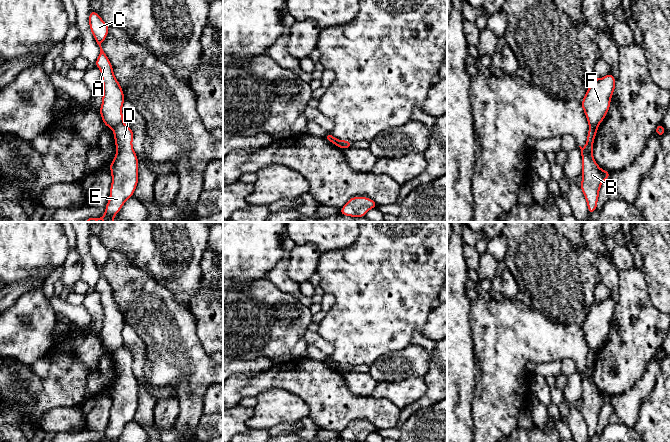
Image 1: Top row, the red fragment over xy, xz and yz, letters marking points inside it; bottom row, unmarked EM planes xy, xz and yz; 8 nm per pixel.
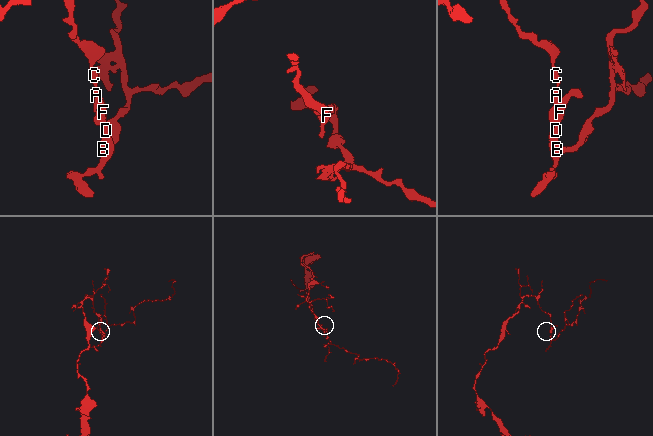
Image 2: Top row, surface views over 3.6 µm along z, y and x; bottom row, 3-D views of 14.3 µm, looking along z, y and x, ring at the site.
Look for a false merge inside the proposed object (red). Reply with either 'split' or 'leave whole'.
split

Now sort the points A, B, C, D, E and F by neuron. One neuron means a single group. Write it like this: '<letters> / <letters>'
A C F / B D E

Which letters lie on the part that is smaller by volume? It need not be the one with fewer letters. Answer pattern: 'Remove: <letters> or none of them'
Remove: B, D, E

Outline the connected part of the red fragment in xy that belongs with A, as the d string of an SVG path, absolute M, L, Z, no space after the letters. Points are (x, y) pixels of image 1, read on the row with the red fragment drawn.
M92 9L89 14L89 26L95 41L100 47L99 56L94 64L100 69L103 82L102 105L99 112L103 123L108 128L113 129L124 121L122 106L125 99L123 90L114 76L113 66L101 47L108 35L109 26Z

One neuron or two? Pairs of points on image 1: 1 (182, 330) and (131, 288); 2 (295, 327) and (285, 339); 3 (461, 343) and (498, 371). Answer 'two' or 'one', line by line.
1: one
2: one
3: two

